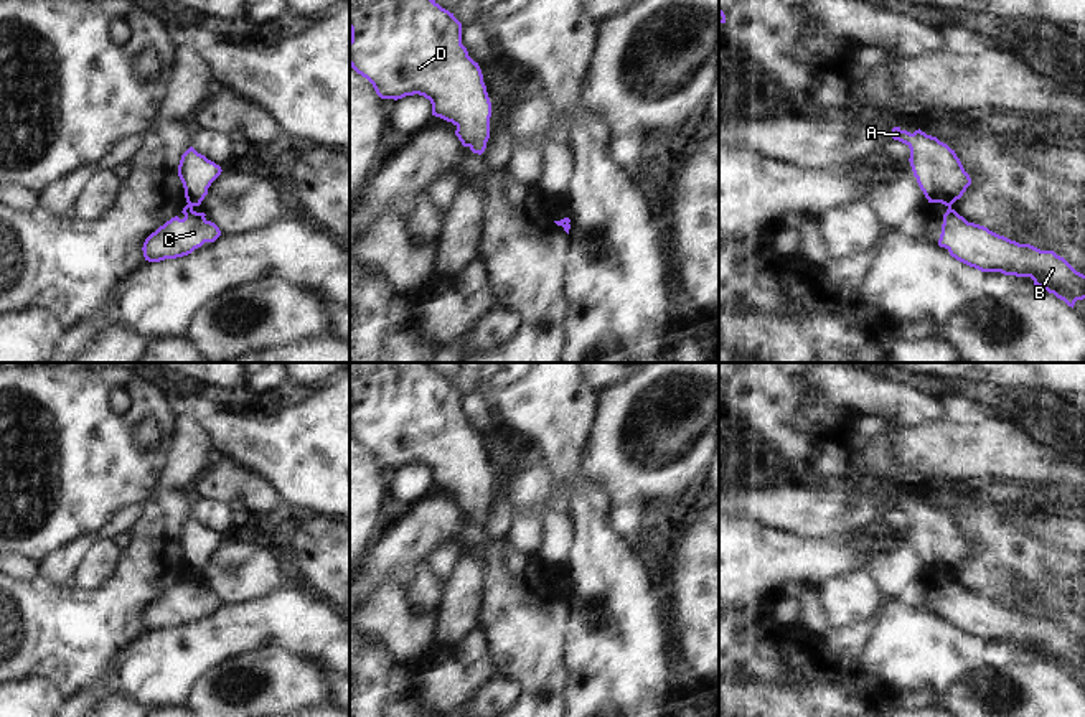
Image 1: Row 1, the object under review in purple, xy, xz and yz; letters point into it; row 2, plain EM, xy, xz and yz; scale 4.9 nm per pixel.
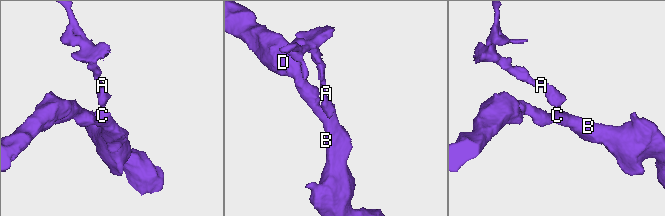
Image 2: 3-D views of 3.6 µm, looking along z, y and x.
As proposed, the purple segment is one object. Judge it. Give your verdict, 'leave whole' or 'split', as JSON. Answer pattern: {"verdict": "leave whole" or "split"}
{"verdict": "split"}

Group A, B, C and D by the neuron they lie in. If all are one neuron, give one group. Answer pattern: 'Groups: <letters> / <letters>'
Groups: A / B C D

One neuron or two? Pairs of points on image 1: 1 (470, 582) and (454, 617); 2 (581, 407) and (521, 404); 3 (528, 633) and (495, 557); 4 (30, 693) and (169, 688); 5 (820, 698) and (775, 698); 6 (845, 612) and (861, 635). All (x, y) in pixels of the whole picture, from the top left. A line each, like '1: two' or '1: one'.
1: one
2: one
3: one
4: two
5: one
6: two

